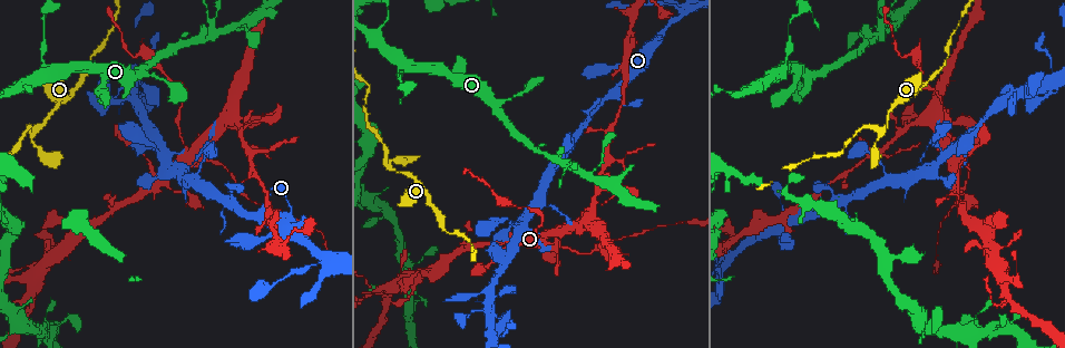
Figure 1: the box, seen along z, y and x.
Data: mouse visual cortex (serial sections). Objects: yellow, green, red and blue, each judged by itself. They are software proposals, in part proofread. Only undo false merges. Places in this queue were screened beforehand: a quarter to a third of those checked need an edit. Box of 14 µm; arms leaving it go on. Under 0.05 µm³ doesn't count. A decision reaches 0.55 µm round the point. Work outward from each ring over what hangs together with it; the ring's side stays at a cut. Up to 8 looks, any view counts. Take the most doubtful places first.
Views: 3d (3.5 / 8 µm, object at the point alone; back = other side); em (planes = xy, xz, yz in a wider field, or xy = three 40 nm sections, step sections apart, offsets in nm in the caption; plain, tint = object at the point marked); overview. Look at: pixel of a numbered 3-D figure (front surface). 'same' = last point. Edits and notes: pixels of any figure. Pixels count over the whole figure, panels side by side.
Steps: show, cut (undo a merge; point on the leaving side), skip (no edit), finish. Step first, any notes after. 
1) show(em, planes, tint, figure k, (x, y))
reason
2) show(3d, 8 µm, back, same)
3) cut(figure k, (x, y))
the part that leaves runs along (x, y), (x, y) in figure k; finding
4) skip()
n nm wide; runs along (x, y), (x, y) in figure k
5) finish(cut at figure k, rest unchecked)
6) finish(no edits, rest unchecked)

show(3d, 8 µm, figure 1, (186, 147))
abrupt turn

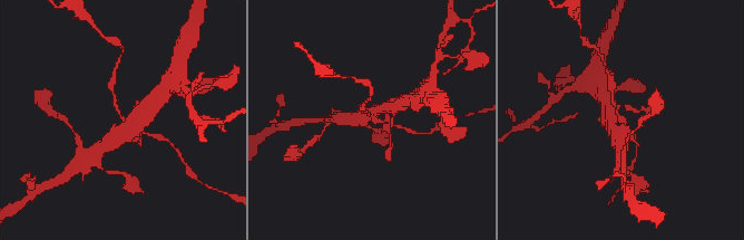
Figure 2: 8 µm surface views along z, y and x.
show(em, xy, step 5, tint, figure 2, (619, 117))
4 arms; arms of 150, 200, 400, 450 nm; shape alone is not enough

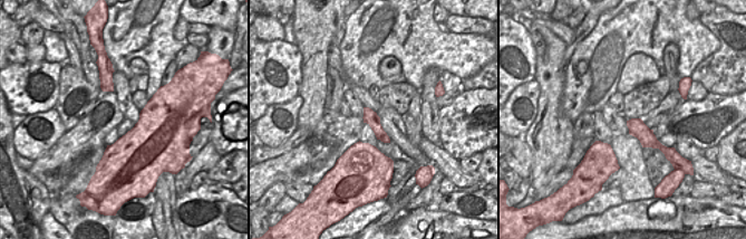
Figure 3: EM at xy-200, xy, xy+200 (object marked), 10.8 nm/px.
skip()
runs along (366, 110), (379, 133), (386, 140) in figure 3; continuous, no second cell

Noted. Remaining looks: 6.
show(3d, 3.5 µm, figure 1, (506, 204))
thick turns thin

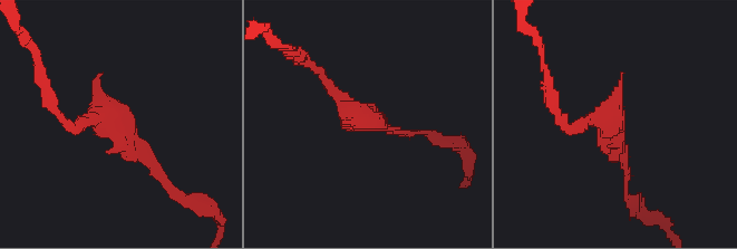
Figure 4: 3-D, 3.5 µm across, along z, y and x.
show(em, xy, step 1, plain, figure 4, (376, 123))
need the tissue

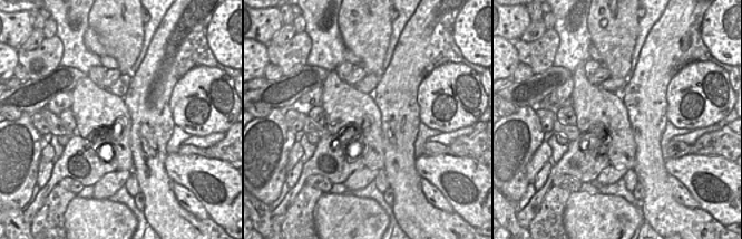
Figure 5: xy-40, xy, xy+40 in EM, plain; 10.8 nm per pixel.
show(em, xy, step 1, tint, same)
with the object marked

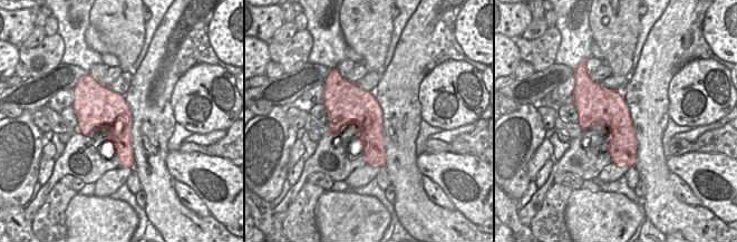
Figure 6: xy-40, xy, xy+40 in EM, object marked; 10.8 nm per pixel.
skip()
runs along (173, 190), (115, 117), (77, 127) in figure 4; all the same cell

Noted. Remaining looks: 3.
show(3d, 3.5 µm, figure 1, (241, 128))
thin neck

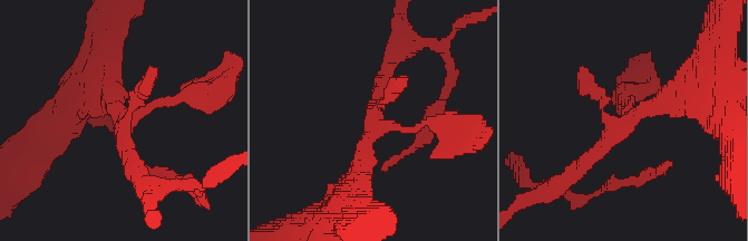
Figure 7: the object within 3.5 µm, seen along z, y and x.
show(em, xy, step 5, plain, figure 7, (376, 128))

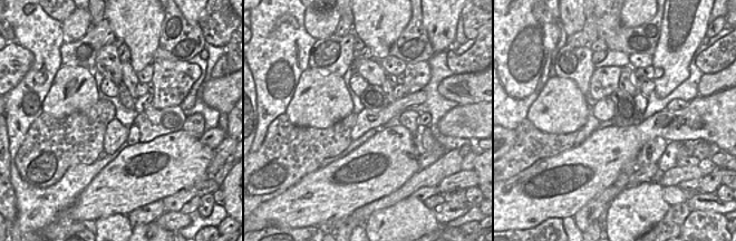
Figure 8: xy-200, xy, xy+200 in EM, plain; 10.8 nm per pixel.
show(em, xy, step 5, tint, same)
with the object marked

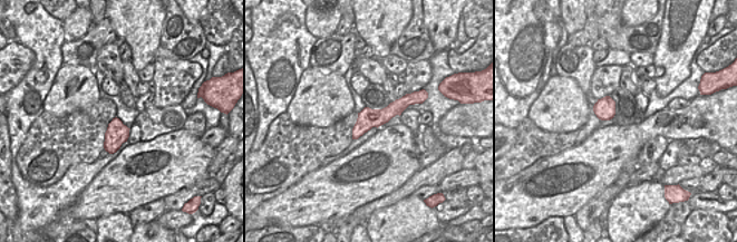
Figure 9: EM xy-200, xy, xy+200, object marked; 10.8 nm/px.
skip()
220 nm wide; runs along (686, 79), (620, 124), (576, 172) in figure 7; continuous, no second cell

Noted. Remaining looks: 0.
finish(no edits, rest unchecked)

